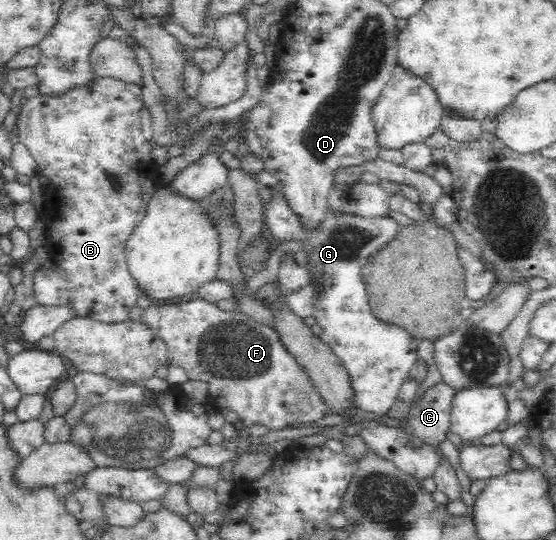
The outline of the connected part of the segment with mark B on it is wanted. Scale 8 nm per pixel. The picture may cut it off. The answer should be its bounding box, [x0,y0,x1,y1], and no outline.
[16,77,157,324]

